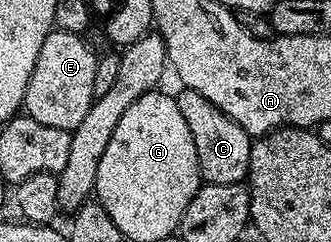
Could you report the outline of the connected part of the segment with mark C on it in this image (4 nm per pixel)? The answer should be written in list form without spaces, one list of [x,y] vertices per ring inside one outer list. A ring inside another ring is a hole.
[[[181,90],[181,95],[175,96],[178,109],[182,109],[182,117],[186,117],[186,125],[190,125],[190,137],[194,137],[194,149],[198,149],[198,165],[200,177],[204,183],[217,183],[218,185],[230,185],[231,183],[244,183],[248,177],[250,165],[250,149],[253,136],[242,129],[222,109],[210,105],[202,93]]]

